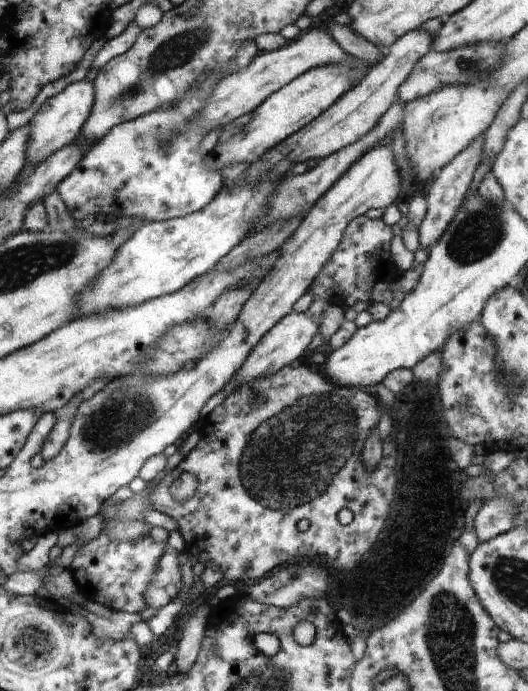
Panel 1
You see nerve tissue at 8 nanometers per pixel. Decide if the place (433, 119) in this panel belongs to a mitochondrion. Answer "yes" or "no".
yes

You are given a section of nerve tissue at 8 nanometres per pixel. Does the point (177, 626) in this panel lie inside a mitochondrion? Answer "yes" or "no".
no

